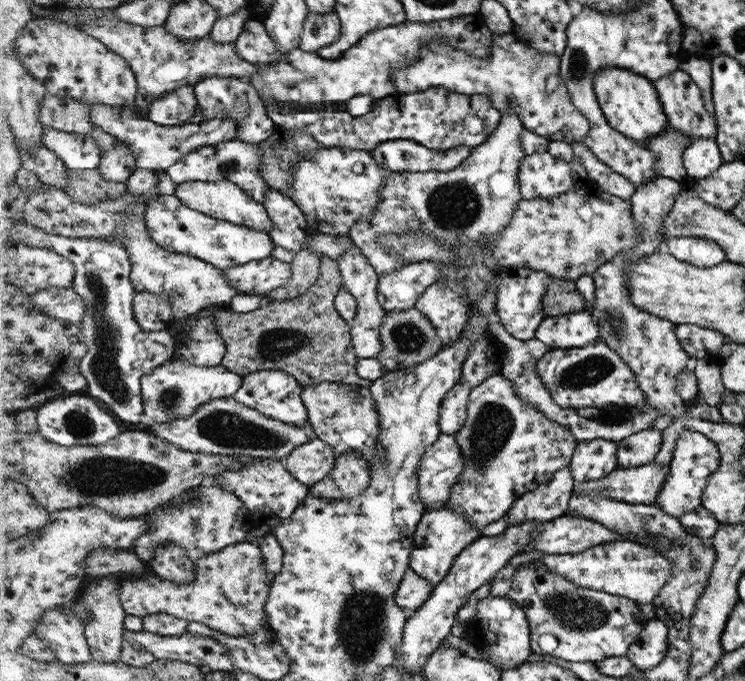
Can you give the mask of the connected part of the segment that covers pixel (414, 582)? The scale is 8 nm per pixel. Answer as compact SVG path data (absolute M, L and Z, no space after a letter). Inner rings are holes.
M408 568L399 582L398 592L395 593L395 602L404 610L418 610L426 604L434 588L422 575L416 574Z

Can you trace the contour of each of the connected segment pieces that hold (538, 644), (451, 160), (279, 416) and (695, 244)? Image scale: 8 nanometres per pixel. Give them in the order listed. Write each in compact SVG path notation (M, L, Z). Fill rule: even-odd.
M526 563L516 572L507 597L525 612L531 628L533 654L548 655L570 662L600 662L606 658L627 655L630 647L640 638L649 620L643 616L640 605L631 598L608 594L576 585L558 573L552 573L546 563Z
M411 139L387 141L370 152L378 166L392 173L449 172L460 167L474 148L461 146L450 150L435 151Z
M263 370L243 377L243 388L235 394L235 397L240 399L244 406L250 406L267 418L290 424L290 426L304 426L309 422L308 412L300 398L302 386L292 375L282 370Z
M696 236L667 238L662 249L670 255L698 268L710 268L724 262L724 249L712 239Z

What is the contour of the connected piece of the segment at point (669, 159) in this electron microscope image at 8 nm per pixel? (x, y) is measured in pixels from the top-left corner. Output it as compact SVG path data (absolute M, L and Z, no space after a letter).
M664 131L659 137L646 142L644 147L656 158L656 179L665 177L681 181L688 176L683 154L693 141L688 134Z

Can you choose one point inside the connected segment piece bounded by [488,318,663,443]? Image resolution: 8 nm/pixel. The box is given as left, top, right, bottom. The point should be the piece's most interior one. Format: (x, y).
(520, 364)

